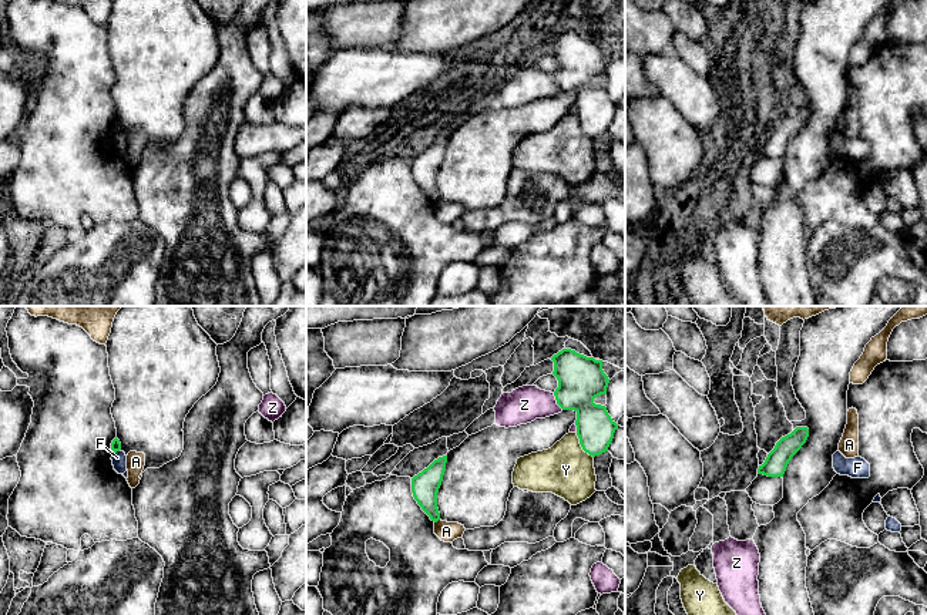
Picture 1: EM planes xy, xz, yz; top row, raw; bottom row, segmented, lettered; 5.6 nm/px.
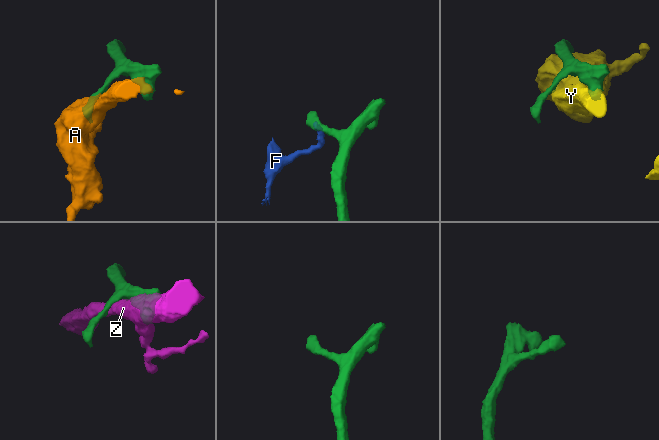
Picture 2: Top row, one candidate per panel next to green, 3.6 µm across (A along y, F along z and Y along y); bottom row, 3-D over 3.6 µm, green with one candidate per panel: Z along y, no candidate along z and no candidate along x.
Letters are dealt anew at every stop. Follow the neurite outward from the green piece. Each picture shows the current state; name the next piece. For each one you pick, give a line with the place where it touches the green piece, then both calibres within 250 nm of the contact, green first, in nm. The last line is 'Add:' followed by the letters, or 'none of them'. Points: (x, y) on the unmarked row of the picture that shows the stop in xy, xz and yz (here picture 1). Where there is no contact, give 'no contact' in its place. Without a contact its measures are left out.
Add: none of them

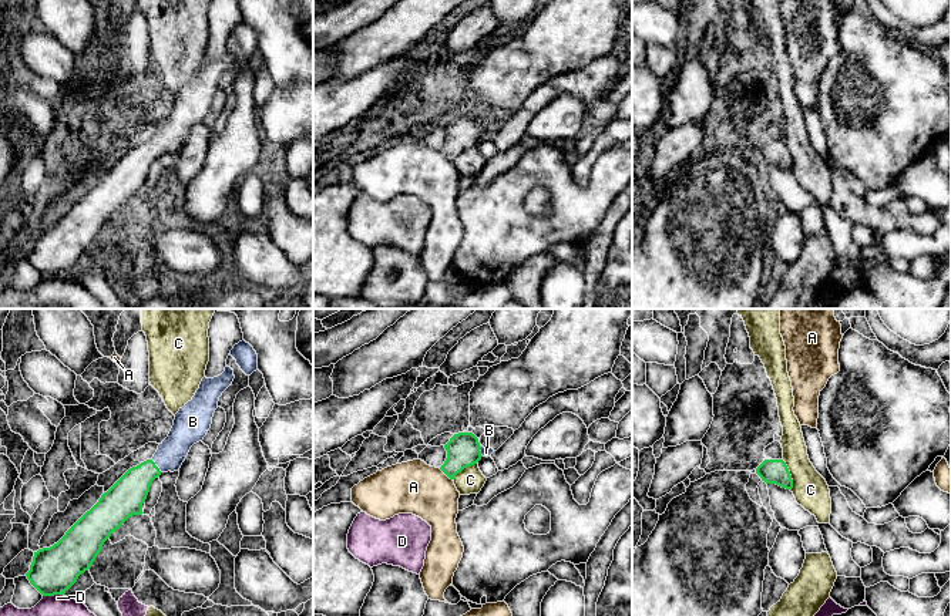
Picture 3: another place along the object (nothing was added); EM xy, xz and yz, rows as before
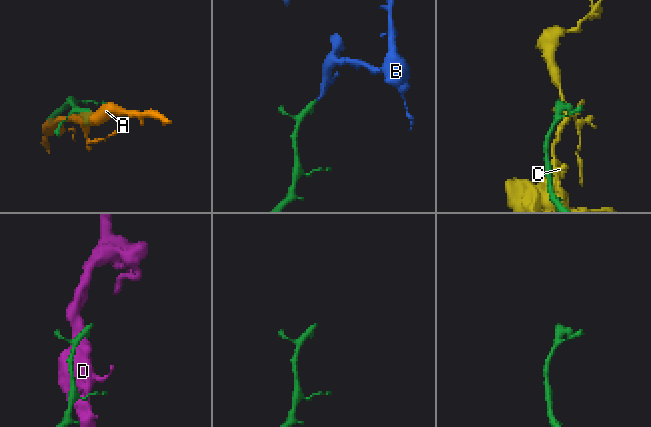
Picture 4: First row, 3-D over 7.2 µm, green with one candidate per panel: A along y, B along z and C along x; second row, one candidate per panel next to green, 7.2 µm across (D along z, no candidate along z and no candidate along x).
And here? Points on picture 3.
B: contact xy (155, 147); calibres 200 and 160 nm
Add: B

